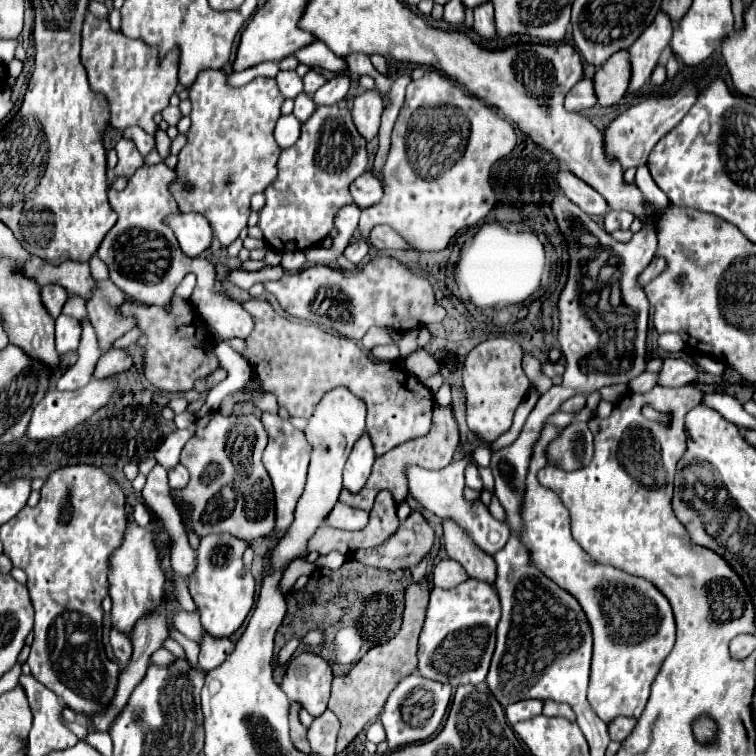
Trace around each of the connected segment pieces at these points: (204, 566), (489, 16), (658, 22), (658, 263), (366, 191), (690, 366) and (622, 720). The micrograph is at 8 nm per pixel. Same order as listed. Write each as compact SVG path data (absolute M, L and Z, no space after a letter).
M210 533L200 537L200 547L196 553L196 569L188 577L188 589L194 597L194 603L200 611L202 627L214 637L228 637L232 635L254 605L256 581L252 573L244 569L242 555L248 543L230 535L230 533Z
M490 1L488 3L482 3L480 7L474 9L474 31L484 41L494 41L496 39L494 9L492 9L492 3Z
M658 13L652 27L636 39L636 43L628 49L630 53L630 85L628 93L638 93L650 79L660 53L668 47L668 39L672 37L672 21L668 15Z
M654 259L648 267L646 267L646 271L640 275L640 283L644 285L644 283L648 283L648 279L654 279L656 275L660 275L667 266L667 262L665 259Z
M364 173L360 175L352 185L350 185L350 193L354 197L354 203L360 207L360 209L366 209L366 207L372 207L376 205L380 199L382 199L382 187L378 183L378 179L372 175L372 173Z
M664 359L658 385L664 387L682 387L684 383L696 383L700 369L694 363L684 359Z
M616 717L608 723L608 733L610 733L610 739L612 741L618 741L622 743L634 729L636 725L636 719L634 717Z

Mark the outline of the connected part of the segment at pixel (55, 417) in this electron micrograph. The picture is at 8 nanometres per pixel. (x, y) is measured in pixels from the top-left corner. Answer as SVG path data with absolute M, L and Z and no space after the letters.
M106 377L102 381L90 381L86 387L78 389L78 391L58 391L58 389L50 389L46 393L46 397L36 405L32 419L28 423L28 431L26 437L30 441L50 441L56 437L62 437L66 431L74 429L78 423L86 421L92 413L96 413L102 405L108 403L108 399L112 397L112 393L116 391L116 381L112 377Z

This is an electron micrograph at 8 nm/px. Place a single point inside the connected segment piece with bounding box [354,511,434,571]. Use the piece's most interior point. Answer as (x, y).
(404, 552)

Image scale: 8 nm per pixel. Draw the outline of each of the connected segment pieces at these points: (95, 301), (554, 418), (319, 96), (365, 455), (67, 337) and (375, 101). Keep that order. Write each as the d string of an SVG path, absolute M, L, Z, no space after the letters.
M106 279L106 281L98 281L92 299L88 299L86 303L90 321L98 335L98 343L104 351L110 349L110 345L126 331L130 331L136 323L132 317L120 315L118 307L124 301L126 295L110 279Z
M559 411L554 413L547 419L546 425L553 424L558 428L563 429L570 424L570 421L572 421L572 419L574 419L574 413L566 413Z
M336 75L334 79L330 79L324 87L320 87L314 93L312 101L316 105L334 105L334 103L338 103L340 99L346 97L348 87L350 87L350 79L346 75Z
M368 433L356 443L356 447L352 449L346 467L344 467L344 475L342 475L342 487L348 489L350 493L358 493L364 485L366 479L370 475L372 463L374 463L376 455L372 451L372 441L368 437Z
M60 315L56 319L56 349L60 355L76 351L80 345L80 335L82 335L82 325L78 319Z
M364 91L352 101L352 121L358 129L358 133L370 141L378 135L380 127L380 115L382 115L384 101L376 91Z

